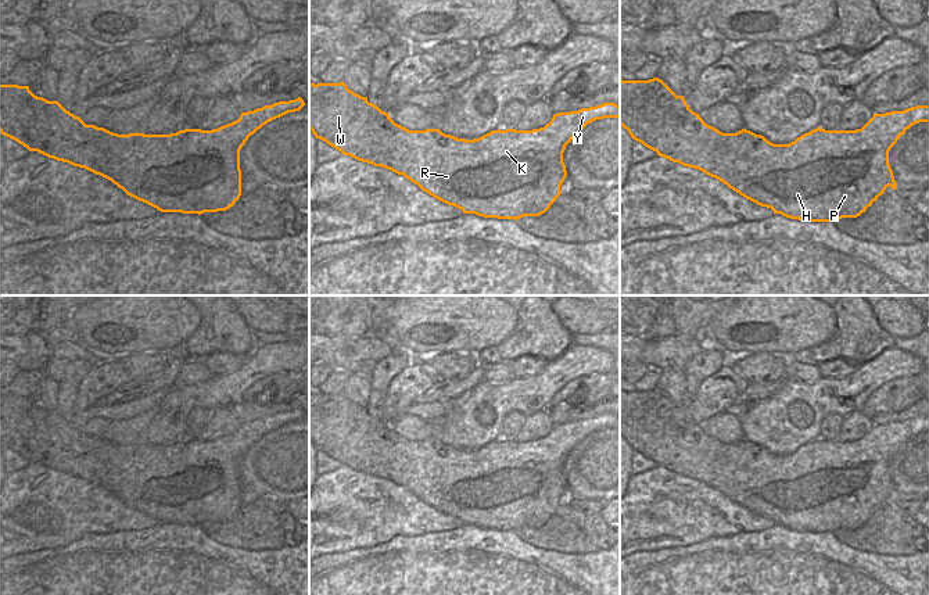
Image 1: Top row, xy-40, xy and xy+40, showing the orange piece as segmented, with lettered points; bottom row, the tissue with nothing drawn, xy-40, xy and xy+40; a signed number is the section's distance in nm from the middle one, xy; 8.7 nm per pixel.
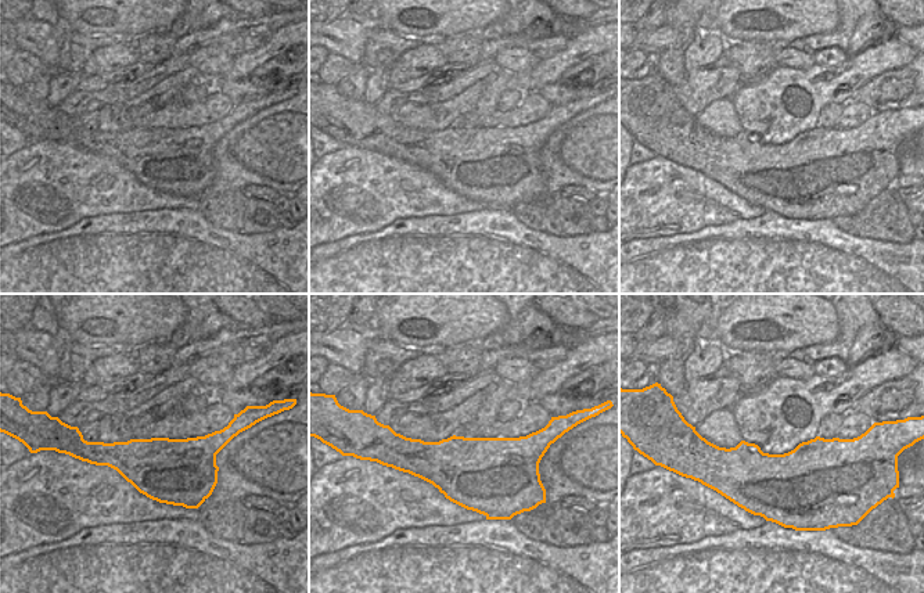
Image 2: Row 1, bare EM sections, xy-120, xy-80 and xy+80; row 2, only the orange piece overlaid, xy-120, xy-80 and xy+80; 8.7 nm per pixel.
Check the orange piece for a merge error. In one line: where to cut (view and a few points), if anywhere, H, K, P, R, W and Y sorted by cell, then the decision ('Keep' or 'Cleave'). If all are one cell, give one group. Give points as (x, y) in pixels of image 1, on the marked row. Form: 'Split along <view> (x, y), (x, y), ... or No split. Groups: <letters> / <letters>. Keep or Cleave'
No split. Groups: H K P R W Y. Keep

